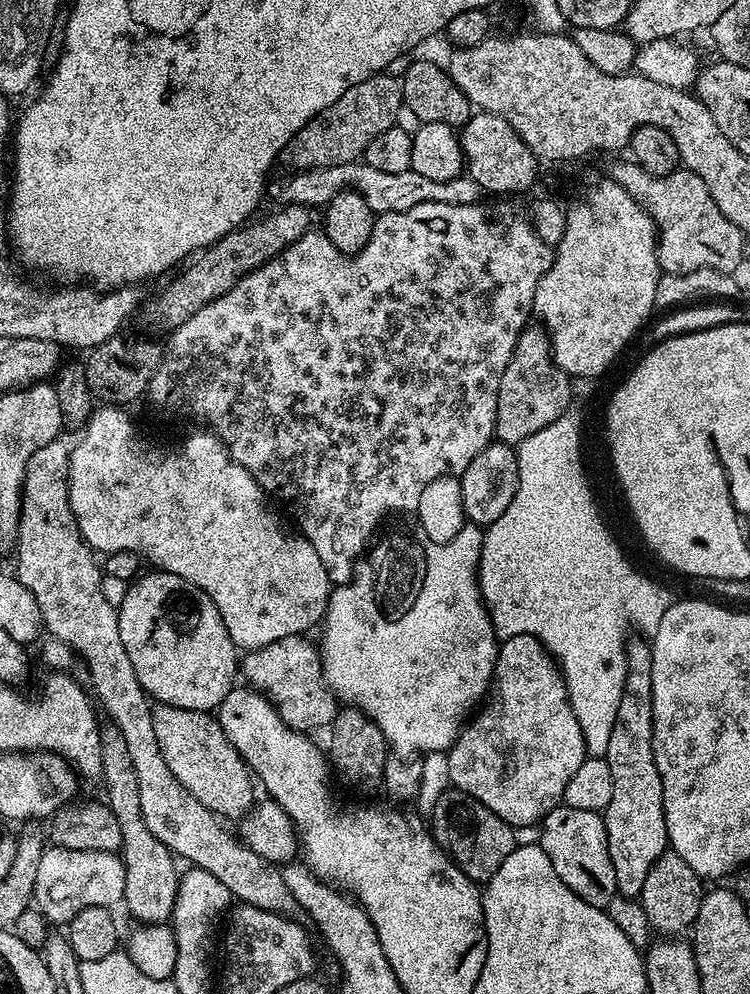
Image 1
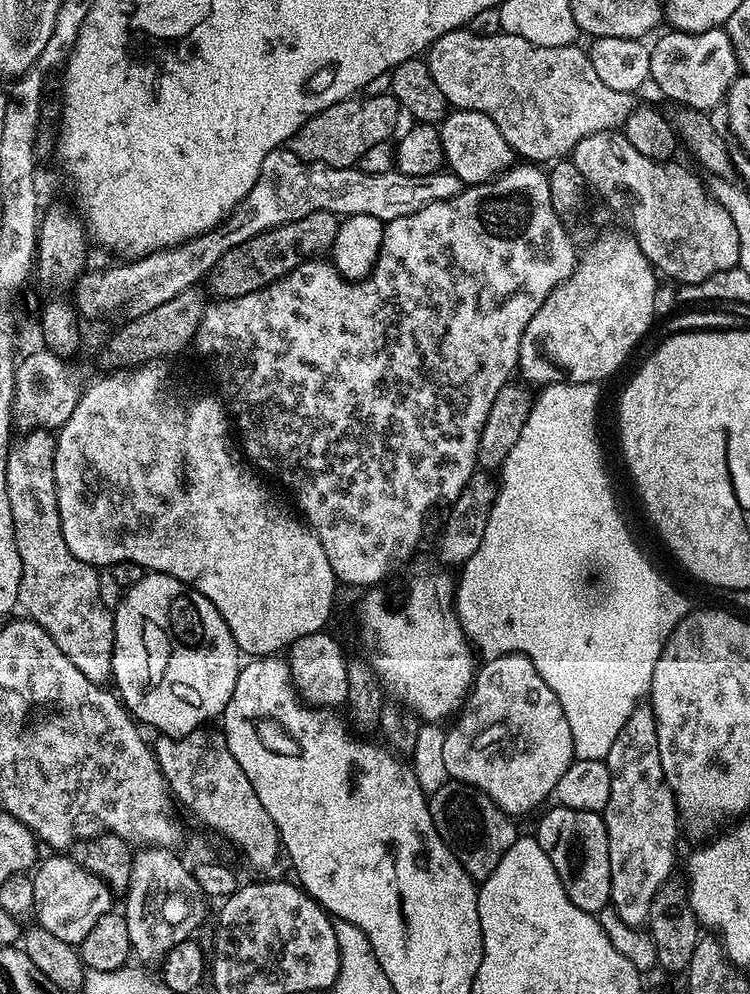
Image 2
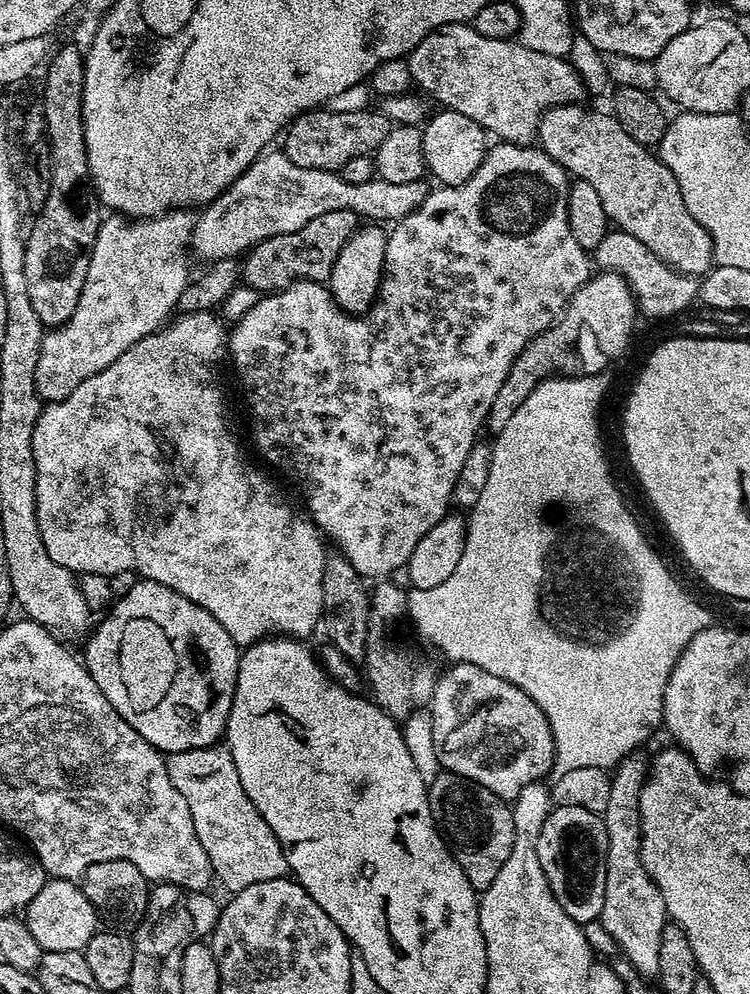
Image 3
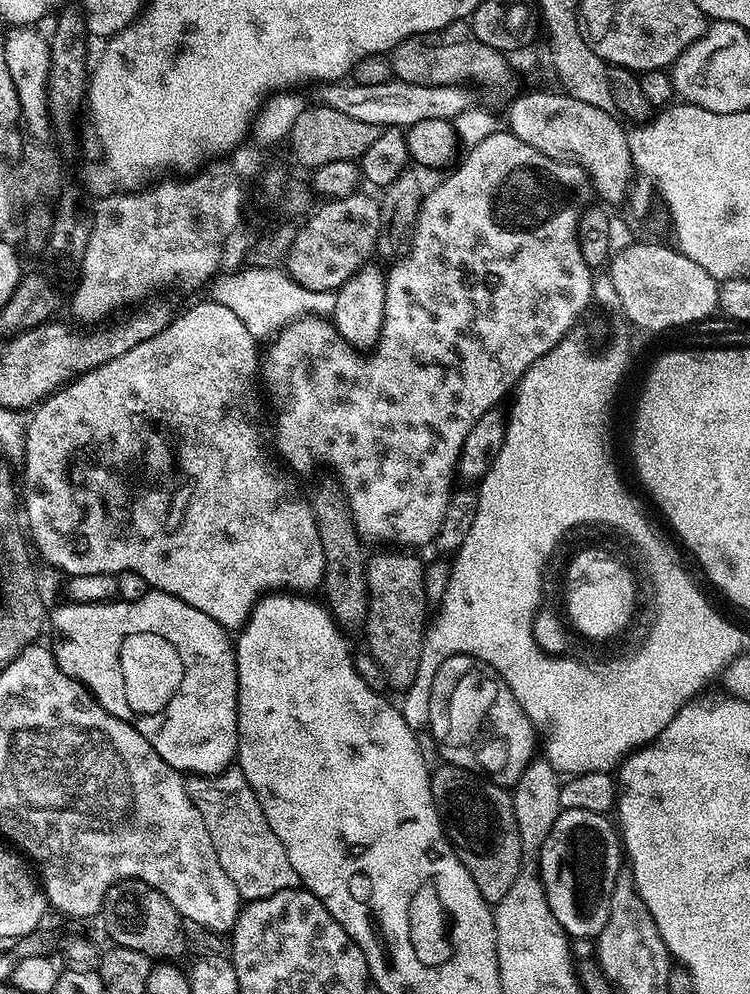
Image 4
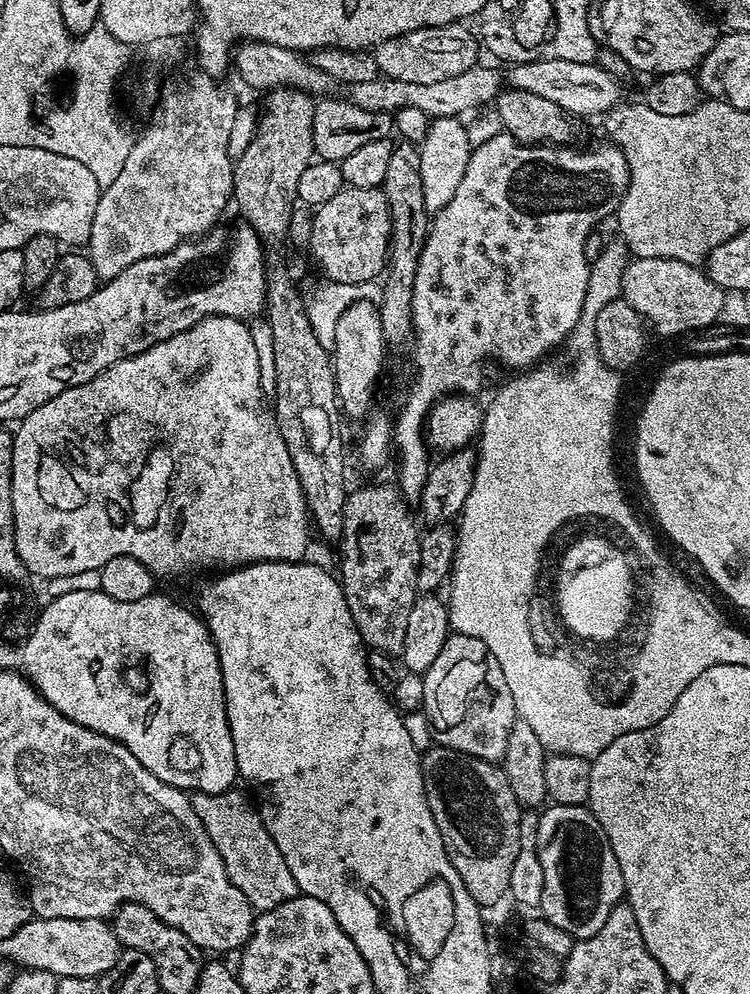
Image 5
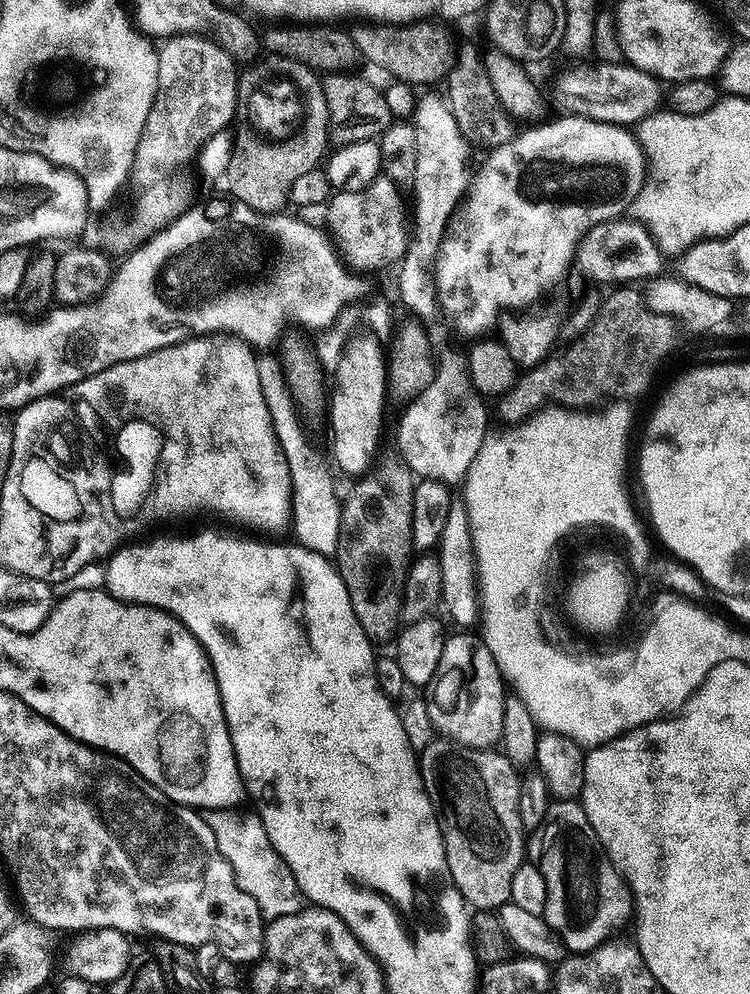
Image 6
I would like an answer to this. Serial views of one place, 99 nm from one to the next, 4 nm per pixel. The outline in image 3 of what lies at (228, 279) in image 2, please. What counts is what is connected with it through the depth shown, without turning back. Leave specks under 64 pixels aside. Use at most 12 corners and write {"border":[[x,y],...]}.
{"border":[[334,210],[242,260],[257,294],[327,281],[358,217]]}

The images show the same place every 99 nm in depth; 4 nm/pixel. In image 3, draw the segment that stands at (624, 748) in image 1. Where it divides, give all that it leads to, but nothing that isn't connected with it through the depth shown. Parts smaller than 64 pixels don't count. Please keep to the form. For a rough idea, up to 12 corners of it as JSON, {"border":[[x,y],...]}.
{"border":[[650,764],[611,773],[600,924],[645,978],[659,973],[664,899],[640,857]]}

